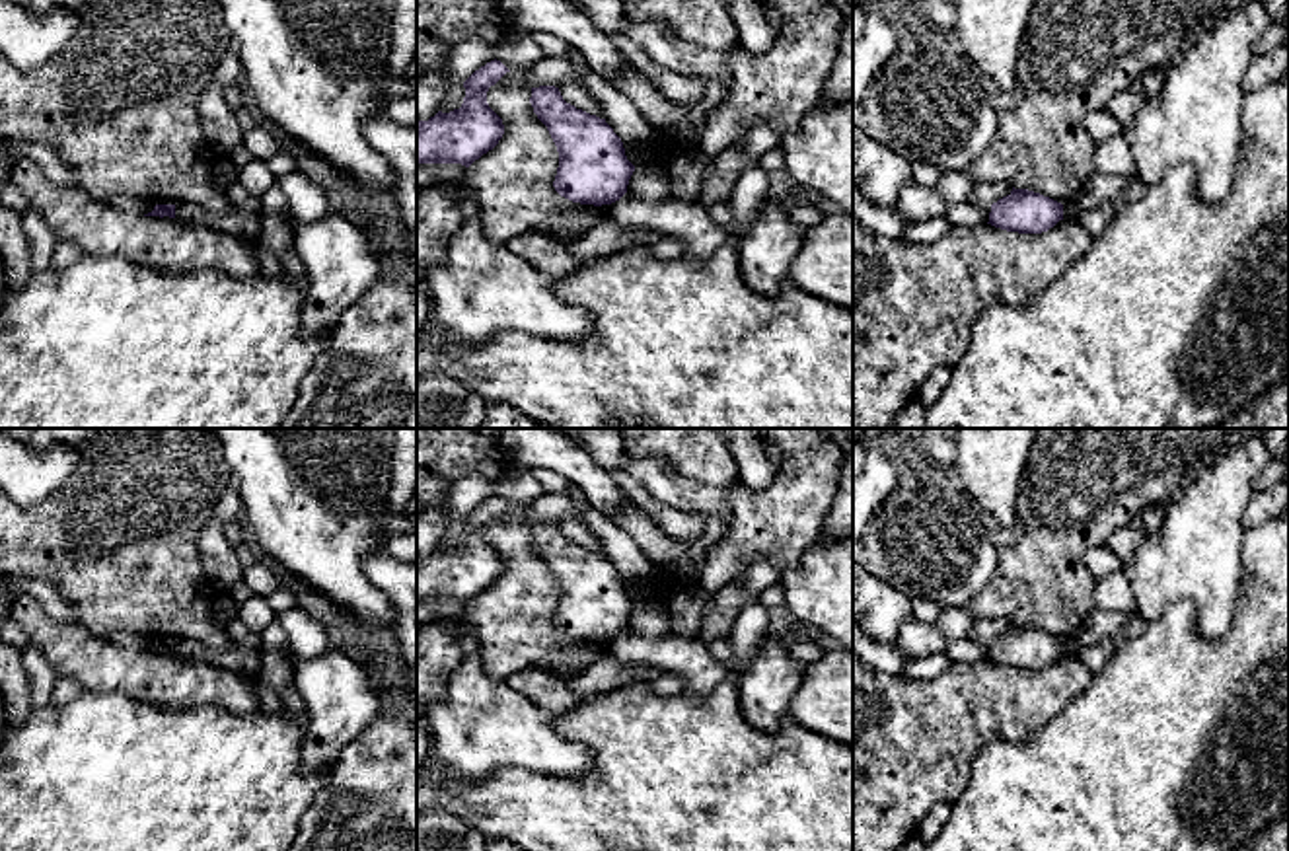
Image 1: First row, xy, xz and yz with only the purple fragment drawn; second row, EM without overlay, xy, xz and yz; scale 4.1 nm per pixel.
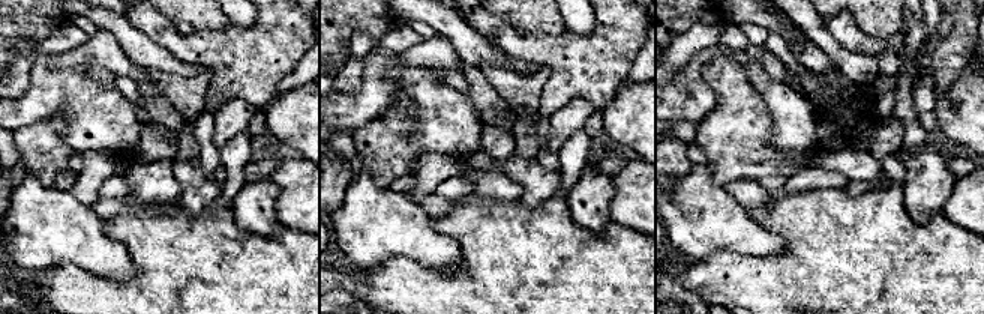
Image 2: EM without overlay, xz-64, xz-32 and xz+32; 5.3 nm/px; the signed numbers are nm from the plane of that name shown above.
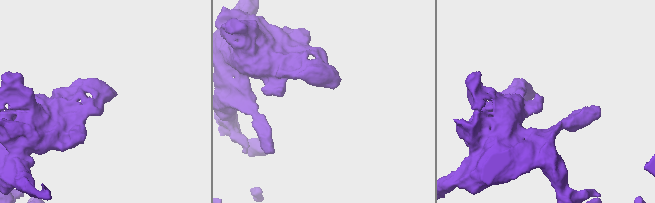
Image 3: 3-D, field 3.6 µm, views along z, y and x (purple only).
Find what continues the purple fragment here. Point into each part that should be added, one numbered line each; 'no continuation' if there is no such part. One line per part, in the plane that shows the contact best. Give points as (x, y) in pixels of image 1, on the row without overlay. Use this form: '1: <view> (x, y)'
no continuation

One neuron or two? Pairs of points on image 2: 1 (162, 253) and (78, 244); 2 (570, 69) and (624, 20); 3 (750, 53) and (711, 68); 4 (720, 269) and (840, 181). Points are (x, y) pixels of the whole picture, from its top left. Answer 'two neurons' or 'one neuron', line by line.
1: two neurons
2: one neuron
3: two neurons
4: two neurons

